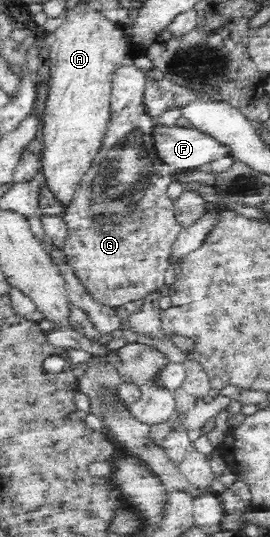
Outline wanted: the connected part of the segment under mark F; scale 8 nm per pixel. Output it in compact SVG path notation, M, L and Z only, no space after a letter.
M157 124L154 127L155 146L158 157L173 171L191 171L207 165L211 161L233 156L232 148L224 145L223 142L211 137L211 135L197 129L185 129L179 126L165 126Z

